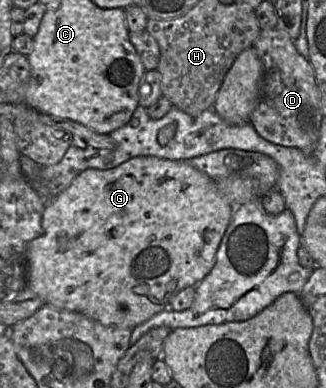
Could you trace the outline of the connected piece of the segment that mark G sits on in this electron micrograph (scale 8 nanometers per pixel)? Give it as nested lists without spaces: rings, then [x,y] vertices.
[[[153,156],[133,157],[108,170],[86,169],[80,172],[70,186],[51,198],[42,215],[43,233],[30,241],[25,250],[27,288],[36,293],[45,305],[82,313],[105,326],[133,330],[155,314],[169,308],[170,300],[183,288],[193,287],[210,273],[216,252],[231,221],[234,208],[219,192],[215,180],[185,161]]]

